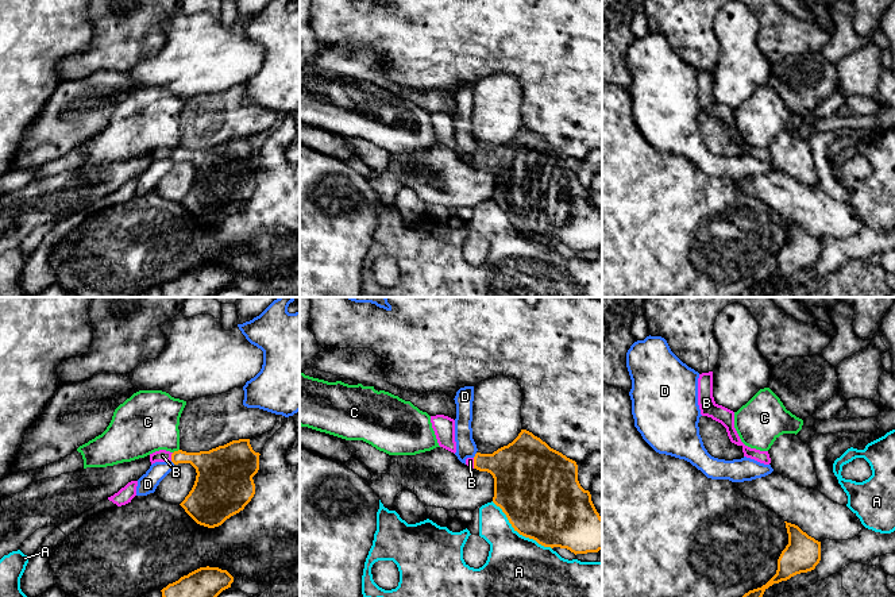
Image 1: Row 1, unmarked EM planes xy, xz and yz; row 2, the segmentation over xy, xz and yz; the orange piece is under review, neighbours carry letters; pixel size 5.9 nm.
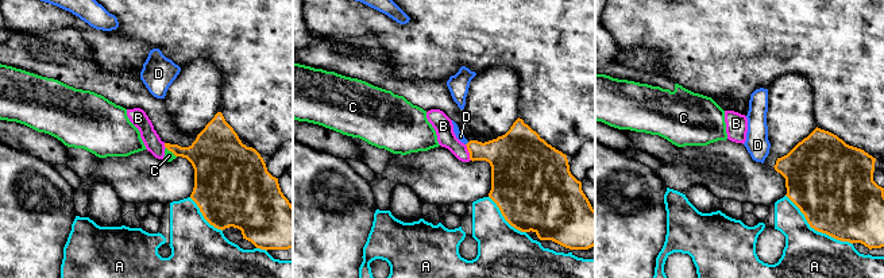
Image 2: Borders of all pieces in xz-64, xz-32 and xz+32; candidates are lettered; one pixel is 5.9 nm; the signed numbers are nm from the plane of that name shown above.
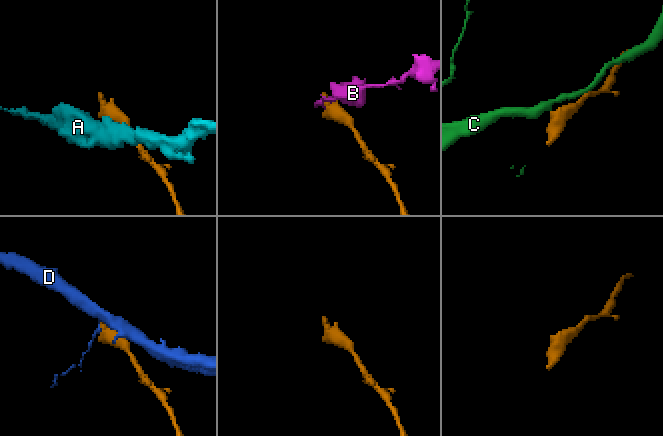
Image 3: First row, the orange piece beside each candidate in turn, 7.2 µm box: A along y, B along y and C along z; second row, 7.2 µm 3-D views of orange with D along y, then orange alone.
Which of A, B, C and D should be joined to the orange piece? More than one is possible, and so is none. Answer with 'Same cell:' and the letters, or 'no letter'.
Same cell: no letter

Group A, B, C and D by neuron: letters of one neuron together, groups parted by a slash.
A / B / C / D

